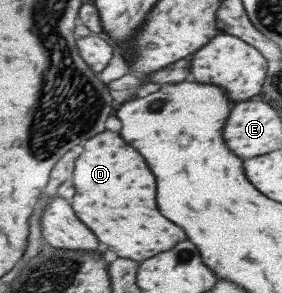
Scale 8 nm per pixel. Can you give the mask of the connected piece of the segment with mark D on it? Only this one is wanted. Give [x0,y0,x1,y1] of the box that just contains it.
[72,131,186,261]

